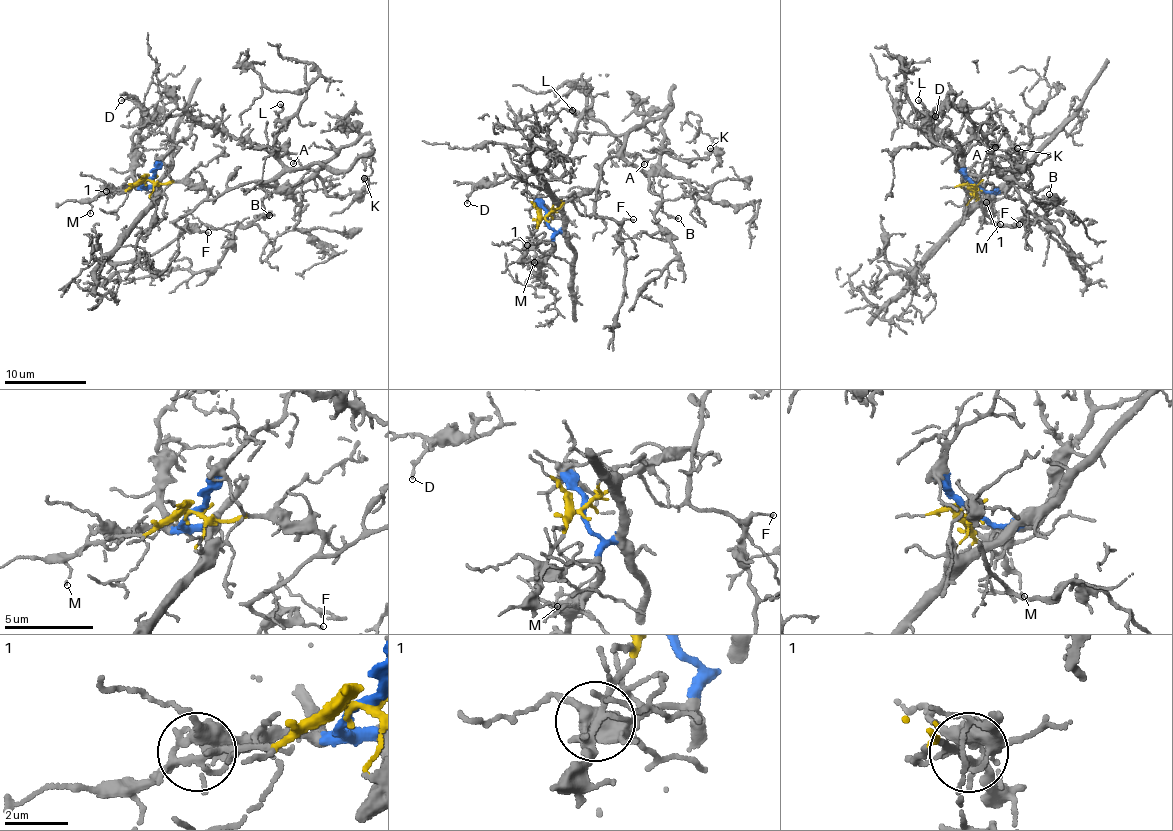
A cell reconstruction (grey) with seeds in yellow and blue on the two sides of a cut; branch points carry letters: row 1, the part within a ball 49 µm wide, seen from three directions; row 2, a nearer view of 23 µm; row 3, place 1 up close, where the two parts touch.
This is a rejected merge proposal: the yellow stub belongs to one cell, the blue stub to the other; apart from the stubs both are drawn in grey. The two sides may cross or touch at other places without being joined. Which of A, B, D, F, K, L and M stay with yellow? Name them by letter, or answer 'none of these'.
A, B, D, F, K, L, M

